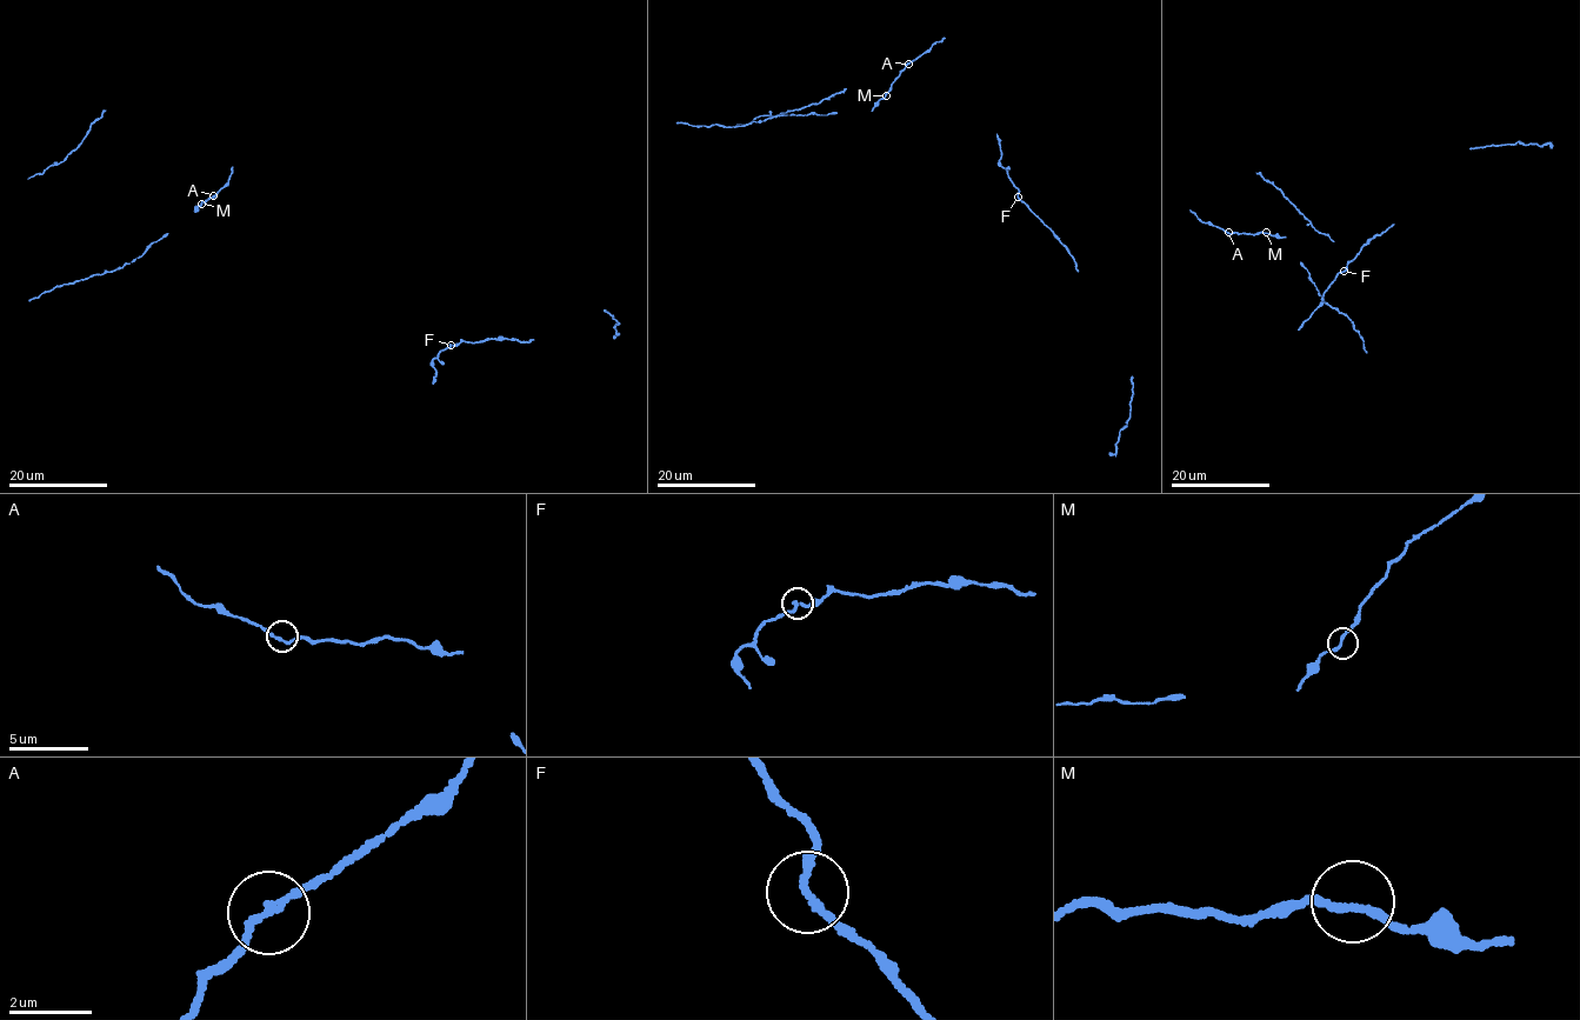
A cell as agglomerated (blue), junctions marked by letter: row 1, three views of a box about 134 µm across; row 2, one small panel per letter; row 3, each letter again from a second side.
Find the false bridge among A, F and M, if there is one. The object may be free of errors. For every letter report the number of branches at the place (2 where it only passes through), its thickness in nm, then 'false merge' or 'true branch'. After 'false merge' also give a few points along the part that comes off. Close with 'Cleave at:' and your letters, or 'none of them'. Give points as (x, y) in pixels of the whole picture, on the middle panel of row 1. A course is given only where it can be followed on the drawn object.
A: 2 | 160 nm | true branch
F: 2 | 180 nm | true branch
M: 2 | 180 nm | true branch
Cleave at: none of them

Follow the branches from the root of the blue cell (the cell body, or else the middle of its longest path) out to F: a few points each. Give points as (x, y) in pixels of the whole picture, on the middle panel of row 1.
F: (1001, 166), (1018, 188), (1018, 198)

